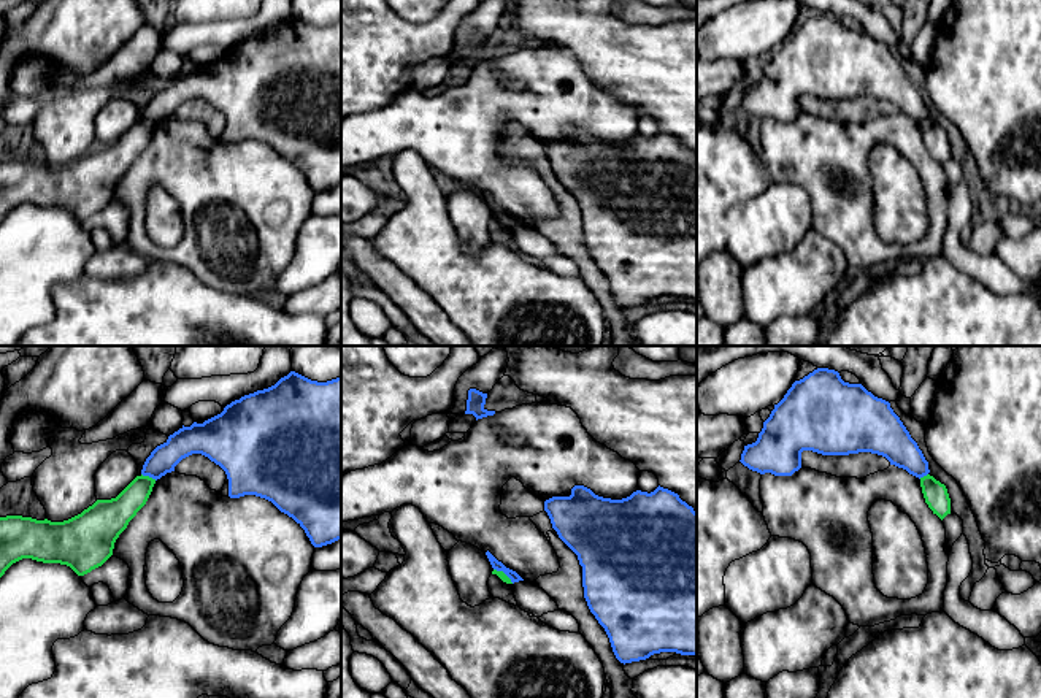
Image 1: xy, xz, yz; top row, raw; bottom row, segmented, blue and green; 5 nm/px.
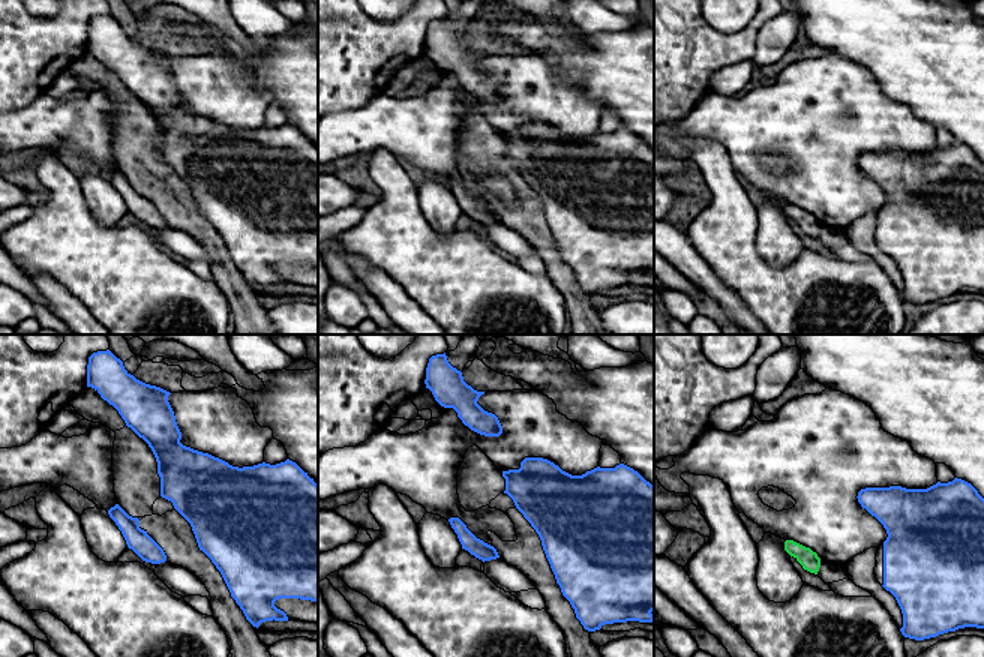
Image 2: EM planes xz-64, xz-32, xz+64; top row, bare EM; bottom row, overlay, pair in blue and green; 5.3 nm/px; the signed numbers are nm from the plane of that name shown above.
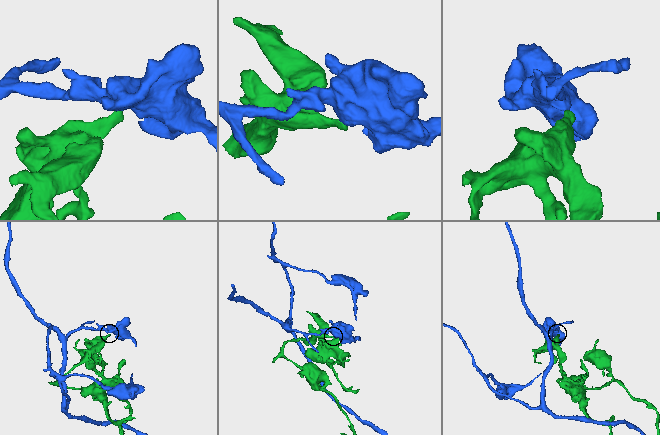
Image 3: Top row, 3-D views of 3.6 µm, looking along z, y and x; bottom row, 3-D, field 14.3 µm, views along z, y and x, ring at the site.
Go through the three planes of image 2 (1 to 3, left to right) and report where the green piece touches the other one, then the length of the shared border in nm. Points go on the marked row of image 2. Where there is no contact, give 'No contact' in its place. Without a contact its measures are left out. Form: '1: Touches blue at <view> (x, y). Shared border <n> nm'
1: No contact
2: No contact
3: No contact

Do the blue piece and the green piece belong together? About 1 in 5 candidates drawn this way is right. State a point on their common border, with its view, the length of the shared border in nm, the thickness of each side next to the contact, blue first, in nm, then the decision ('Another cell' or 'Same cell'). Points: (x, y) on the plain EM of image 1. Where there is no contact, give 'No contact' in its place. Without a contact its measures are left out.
Touches blue at xy (149, 121). Shared border 90 nm. Thickness 140 nm (blue) against 160 nm. Another cell

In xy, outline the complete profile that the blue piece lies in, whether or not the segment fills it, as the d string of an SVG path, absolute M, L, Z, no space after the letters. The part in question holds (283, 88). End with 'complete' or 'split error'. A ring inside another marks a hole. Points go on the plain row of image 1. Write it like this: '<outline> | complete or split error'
M290 16L275 30L232 46L203 68L182 70L151 97L141 119L157 125L192 98L208 102L225 116L230 143L255 140L271 146L305 174L314 192L341 184L341 21L317 27Z | complete

